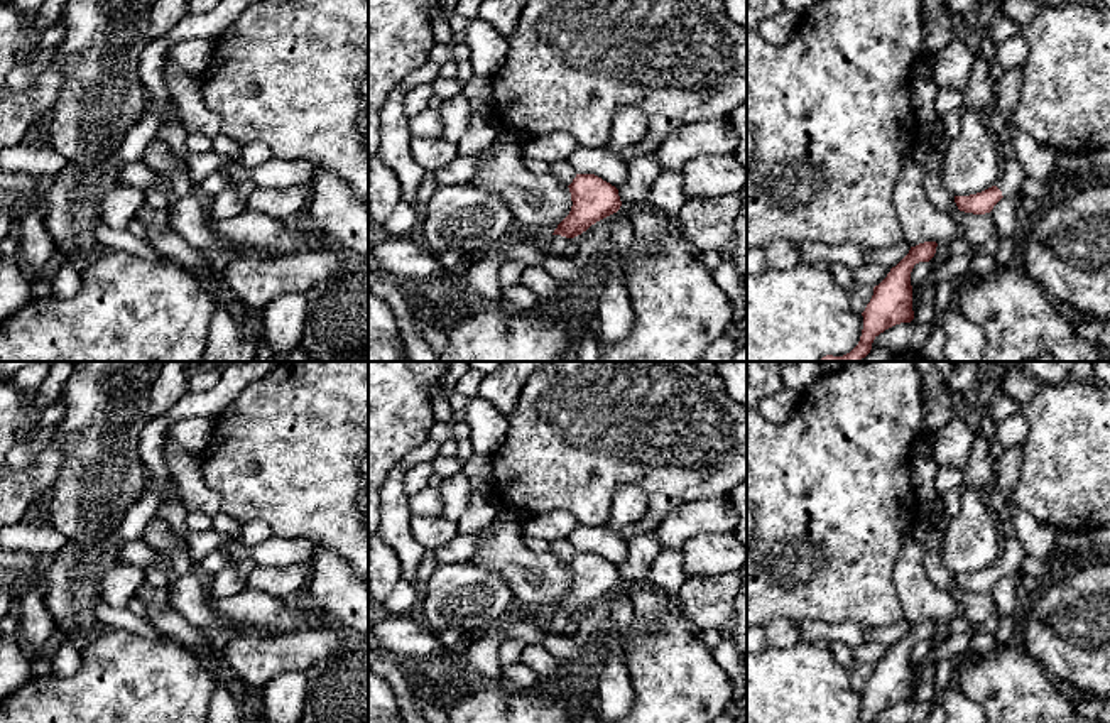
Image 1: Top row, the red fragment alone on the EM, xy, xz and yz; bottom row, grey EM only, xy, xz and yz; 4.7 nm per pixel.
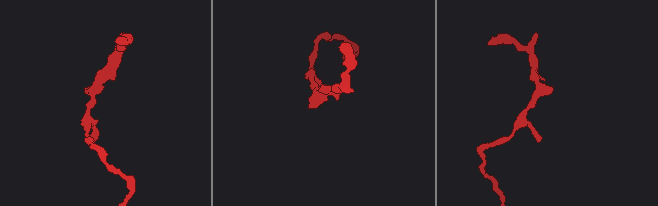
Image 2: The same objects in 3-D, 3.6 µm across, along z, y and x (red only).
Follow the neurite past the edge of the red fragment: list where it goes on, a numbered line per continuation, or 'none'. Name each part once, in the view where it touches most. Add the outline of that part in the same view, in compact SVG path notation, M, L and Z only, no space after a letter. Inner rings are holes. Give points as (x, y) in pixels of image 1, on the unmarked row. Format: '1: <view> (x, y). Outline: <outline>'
1: xz (554, 622). Outline: M549 613L547 620L544 622L544 627L556 635L563 635L564 625L568 623L569 618L571 617L561 613Z

